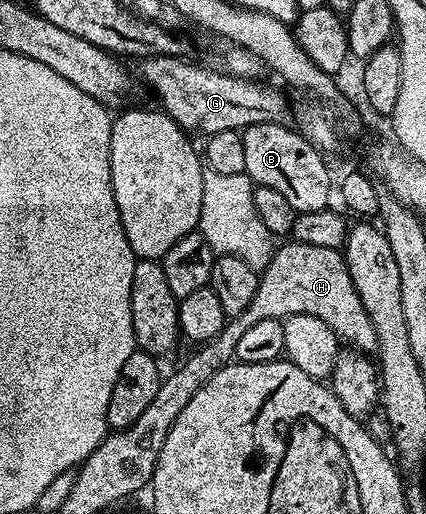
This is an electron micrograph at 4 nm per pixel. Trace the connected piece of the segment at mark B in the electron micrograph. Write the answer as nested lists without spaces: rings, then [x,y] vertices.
[[[256,124],[241,132],[247,166],[244,173],[253,179],[254,185],[271,186],[291,202],[298,212],[318,212],[329,208],[329,195],[334,195],[335,180],[329,177],[322,153],[300,131],[289,124]]]

